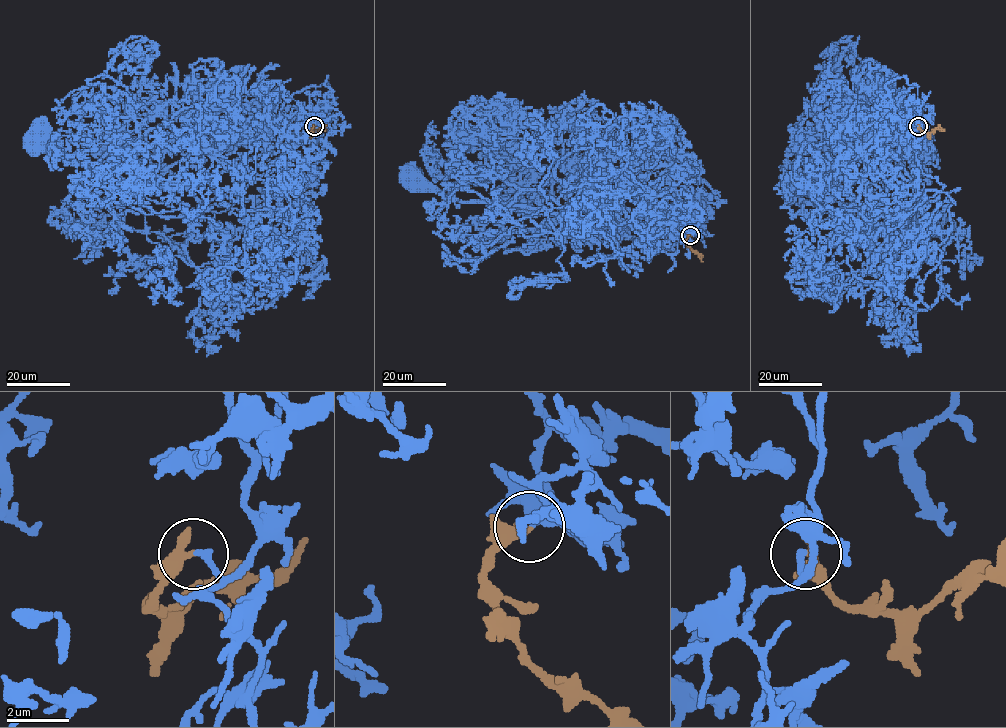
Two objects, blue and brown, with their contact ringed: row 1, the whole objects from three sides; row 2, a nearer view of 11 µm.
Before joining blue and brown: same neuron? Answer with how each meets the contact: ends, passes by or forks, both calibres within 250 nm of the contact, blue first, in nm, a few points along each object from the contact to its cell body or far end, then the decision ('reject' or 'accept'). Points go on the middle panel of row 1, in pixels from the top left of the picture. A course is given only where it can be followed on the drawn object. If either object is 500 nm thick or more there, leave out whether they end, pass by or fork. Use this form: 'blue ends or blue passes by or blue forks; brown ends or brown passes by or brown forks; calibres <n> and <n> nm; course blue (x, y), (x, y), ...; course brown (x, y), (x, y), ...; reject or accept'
blue ends; brown ends; calibres 200 and 380 nm; course blue (690, 236), (697, 236), (653, 200), (655, 216), (623, 206), (620, 213), (580, 219), (451, 199), (414, 177); course brown (690, 236), (686, 243), (702, 262); accept

